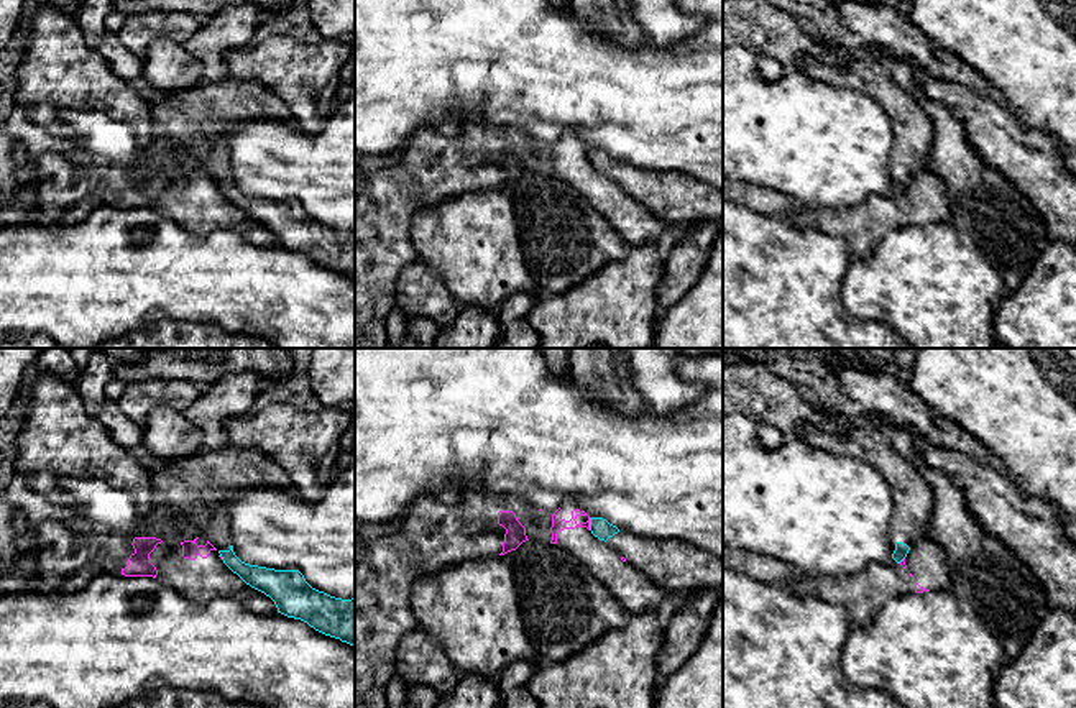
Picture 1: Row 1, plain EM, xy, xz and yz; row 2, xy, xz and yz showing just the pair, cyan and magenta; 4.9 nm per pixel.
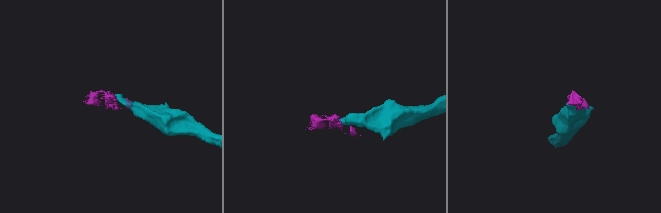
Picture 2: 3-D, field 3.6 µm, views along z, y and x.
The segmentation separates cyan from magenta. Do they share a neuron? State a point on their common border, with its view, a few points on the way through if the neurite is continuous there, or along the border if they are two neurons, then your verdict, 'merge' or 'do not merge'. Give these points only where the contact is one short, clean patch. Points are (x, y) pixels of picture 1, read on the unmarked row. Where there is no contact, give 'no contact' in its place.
xz (590, 156) | along xz (588, 150), (590, 161) | do not merge

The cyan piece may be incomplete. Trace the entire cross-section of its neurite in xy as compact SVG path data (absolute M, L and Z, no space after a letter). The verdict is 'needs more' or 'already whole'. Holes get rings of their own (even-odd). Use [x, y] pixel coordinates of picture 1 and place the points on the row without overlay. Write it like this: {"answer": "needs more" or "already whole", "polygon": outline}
{"answer": "needs more", "polygon": "M233 77L202 82L187 89L172 92L146 90L146 100L151 112L151 138L171 136L179 141L191 141L199 131L207 133L212 141L212 154L205 159L205 171L218 182L223 195L237 205L246 217L269 228L278 245L301 251L315 263L340 271L355 279L355 230L342 232L312 220L299 202L274 202L241 194L232 177L228 149L223 133L233 123L253 118L292 120L284 102L266 85Z"}

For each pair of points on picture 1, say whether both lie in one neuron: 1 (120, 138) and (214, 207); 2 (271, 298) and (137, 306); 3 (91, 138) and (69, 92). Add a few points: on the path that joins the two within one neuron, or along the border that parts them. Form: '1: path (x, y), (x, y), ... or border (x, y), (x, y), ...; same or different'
1: border (202, 166), (183, 173), (127, 170); different
2: path (239, 298), (170, 298); same
3: border (55, 110), (92, 109), (102, 110), (115, 120); different

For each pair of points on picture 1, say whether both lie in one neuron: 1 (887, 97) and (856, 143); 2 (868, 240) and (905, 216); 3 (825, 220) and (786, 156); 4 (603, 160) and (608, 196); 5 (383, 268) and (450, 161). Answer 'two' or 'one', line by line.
1: two
2: one
3: two
4: two
5: one

